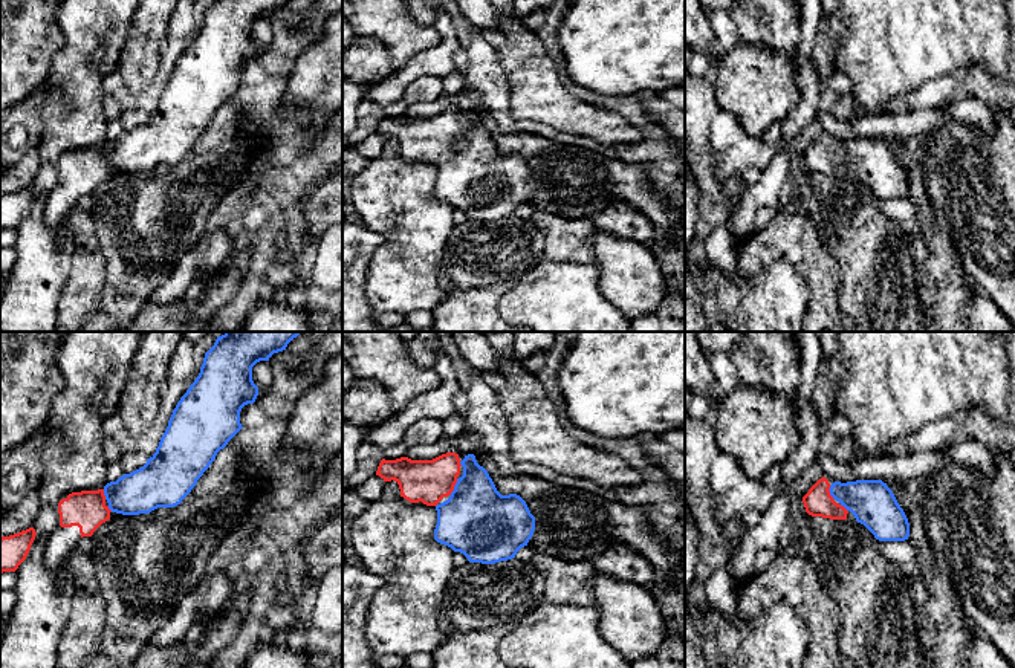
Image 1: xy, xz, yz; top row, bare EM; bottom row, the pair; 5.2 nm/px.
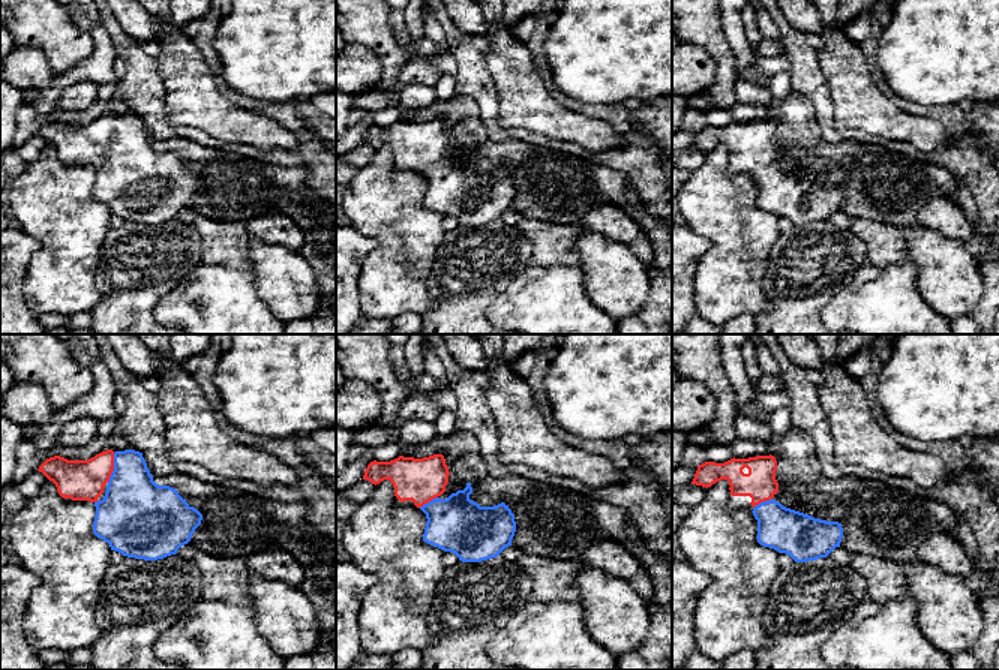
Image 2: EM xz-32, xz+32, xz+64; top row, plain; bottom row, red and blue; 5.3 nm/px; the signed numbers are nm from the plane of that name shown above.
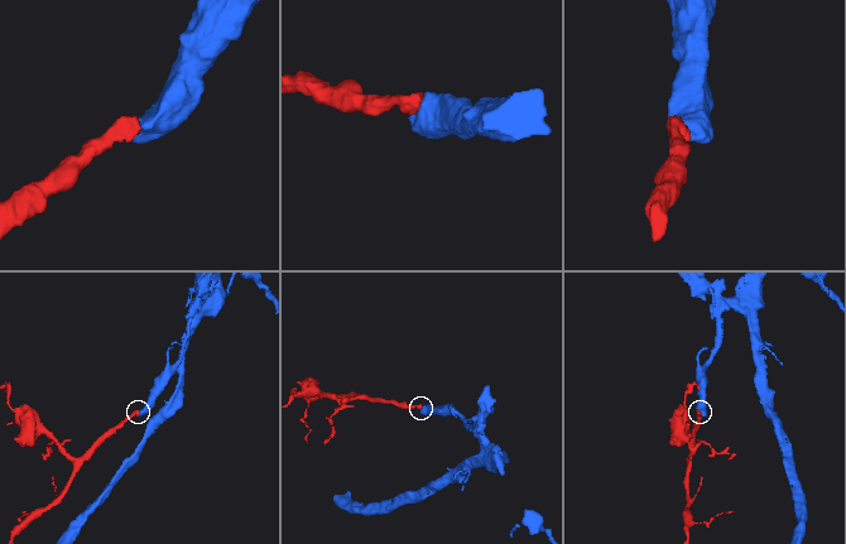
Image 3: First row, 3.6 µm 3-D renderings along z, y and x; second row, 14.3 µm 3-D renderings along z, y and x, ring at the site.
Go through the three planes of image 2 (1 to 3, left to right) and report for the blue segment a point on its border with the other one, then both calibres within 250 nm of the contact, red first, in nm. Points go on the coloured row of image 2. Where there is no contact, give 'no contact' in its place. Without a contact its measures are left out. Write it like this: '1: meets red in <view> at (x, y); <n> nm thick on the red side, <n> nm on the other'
1: meets red in xz-32 at (113, 468); 220 nm thick on the red side, 360 nm on the other
2: meets red in xz+32 at (428, 501); 240 nm thick on the red side, 300 nm on the other
3: meets red in xz+64 at (762, 501); 170 nm thick on the red side, 240 nm on the other

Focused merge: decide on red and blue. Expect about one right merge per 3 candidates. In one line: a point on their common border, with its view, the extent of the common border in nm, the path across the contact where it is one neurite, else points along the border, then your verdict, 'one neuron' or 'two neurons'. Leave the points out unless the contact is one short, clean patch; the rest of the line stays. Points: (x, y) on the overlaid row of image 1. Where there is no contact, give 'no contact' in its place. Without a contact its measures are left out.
xz (453, 488) | 100 nm | across xz (419, 480), (442, 480), (453, 488), (474, 509), (476, 520) | one neuron

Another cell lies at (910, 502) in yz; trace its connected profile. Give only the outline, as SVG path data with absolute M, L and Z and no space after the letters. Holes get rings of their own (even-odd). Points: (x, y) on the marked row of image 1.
M916 478L917 488L914 492L910 492L903 488L903 482L896 482L896 480L882 480L894 494L897 503L903 509L908 523L911 520L911 514L917 512L922 523L923 523L923 530L926 535L926 518L928 518L928 511L925 504L925 495L923 495L923 488L922 488L922 478Z

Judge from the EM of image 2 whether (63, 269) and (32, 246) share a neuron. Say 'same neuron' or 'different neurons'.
different neurons

